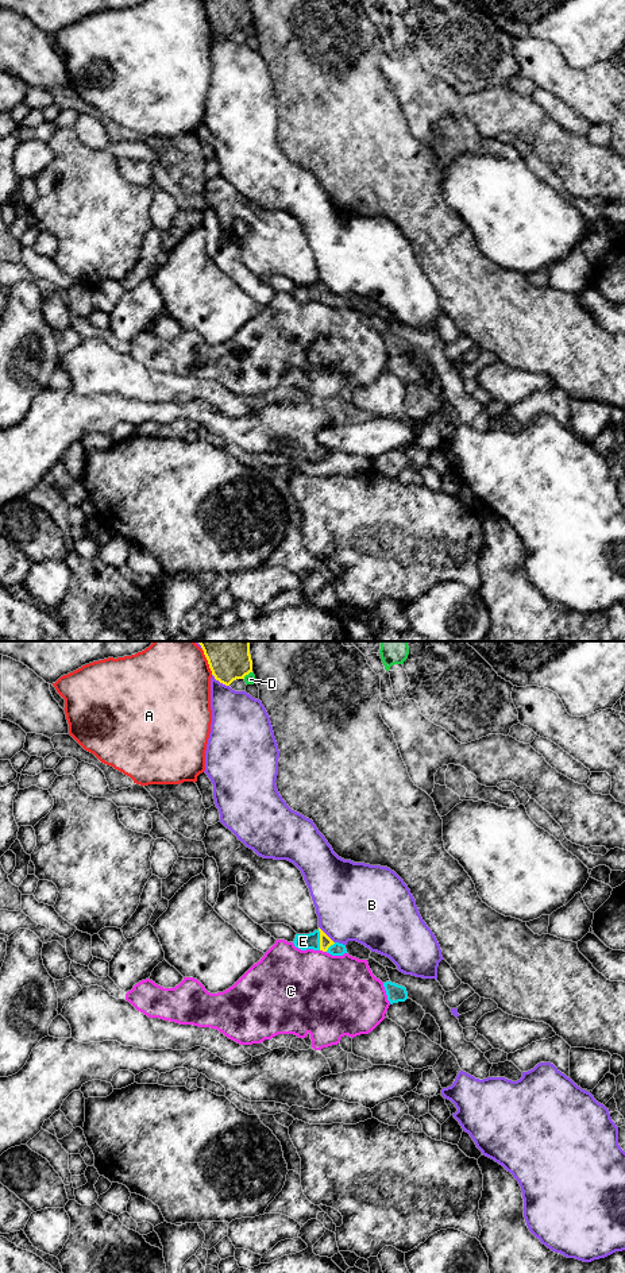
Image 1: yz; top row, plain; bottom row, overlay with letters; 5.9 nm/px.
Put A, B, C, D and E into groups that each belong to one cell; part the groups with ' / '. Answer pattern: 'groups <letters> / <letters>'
groups A / B / C / D / E

